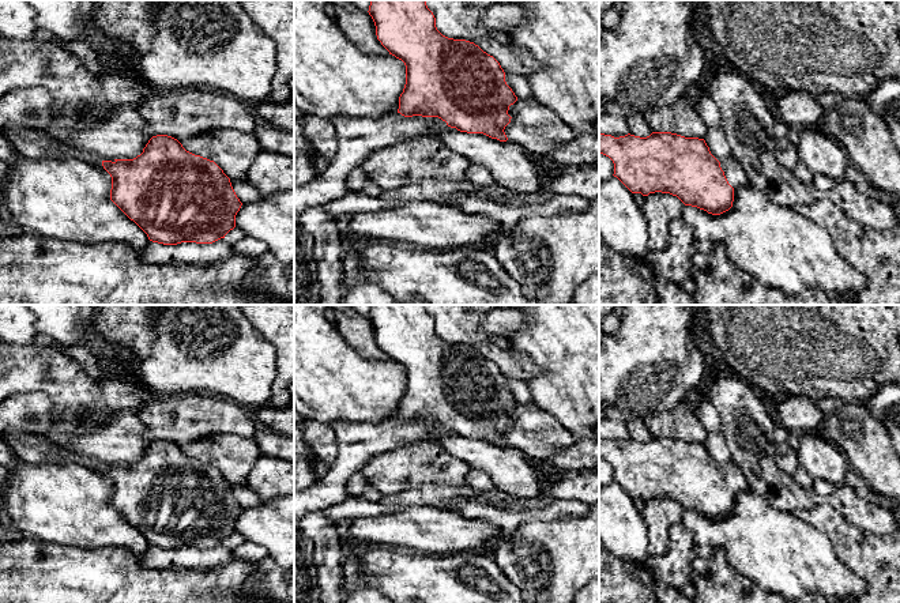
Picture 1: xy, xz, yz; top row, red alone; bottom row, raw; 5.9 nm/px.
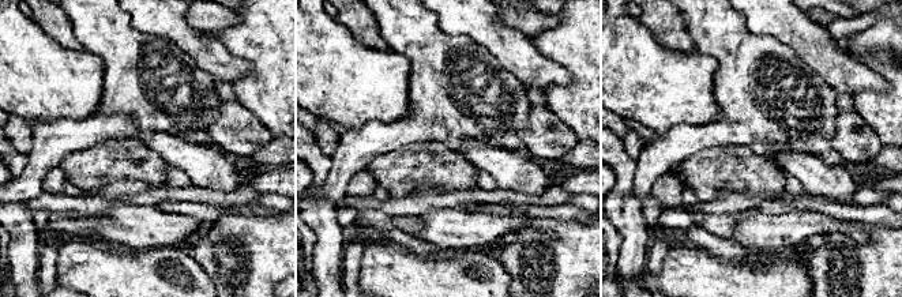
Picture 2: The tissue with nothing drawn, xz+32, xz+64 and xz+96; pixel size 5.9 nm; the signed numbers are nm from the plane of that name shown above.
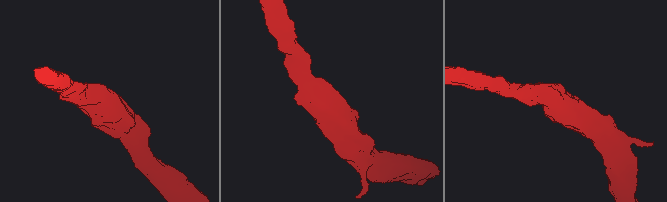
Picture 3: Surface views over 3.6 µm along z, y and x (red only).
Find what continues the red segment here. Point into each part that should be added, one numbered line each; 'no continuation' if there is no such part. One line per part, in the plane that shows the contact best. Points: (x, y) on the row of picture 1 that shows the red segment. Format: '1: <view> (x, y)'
1: yz (734, 173)

